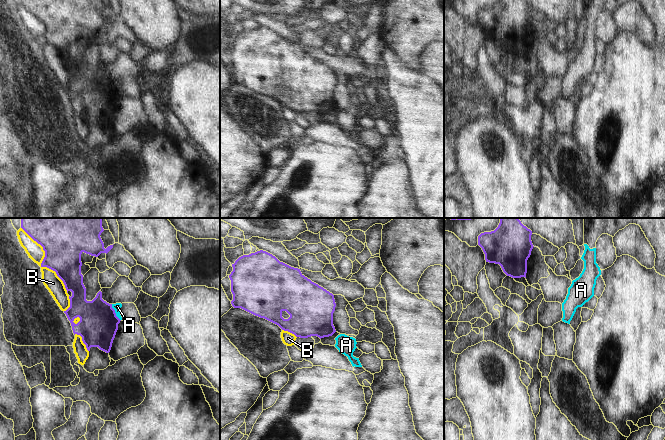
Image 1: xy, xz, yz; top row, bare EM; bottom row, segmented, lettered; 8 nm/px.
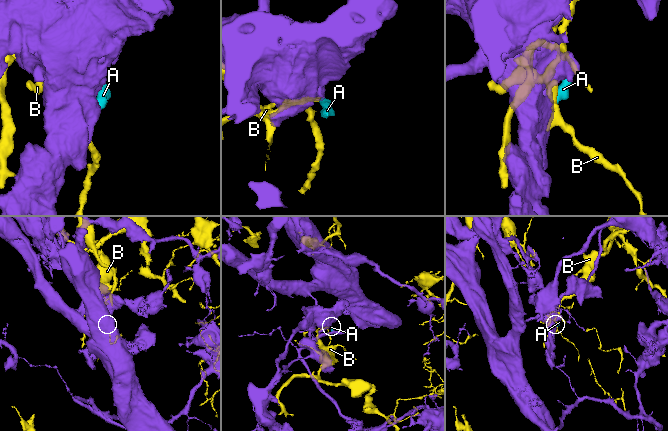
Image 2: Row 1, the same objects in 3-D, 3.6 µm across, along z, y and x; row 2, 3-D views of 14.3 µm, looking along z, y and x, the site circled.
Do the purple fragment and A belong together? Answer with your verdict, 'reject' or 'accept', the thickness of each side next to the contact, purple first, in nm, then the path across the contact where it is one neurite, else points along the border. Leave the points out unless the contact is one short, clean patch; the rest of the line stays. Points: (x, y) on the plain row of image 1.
reject | 320/60 nm | along xy (111, 80), (115, 91), (120, 96)

